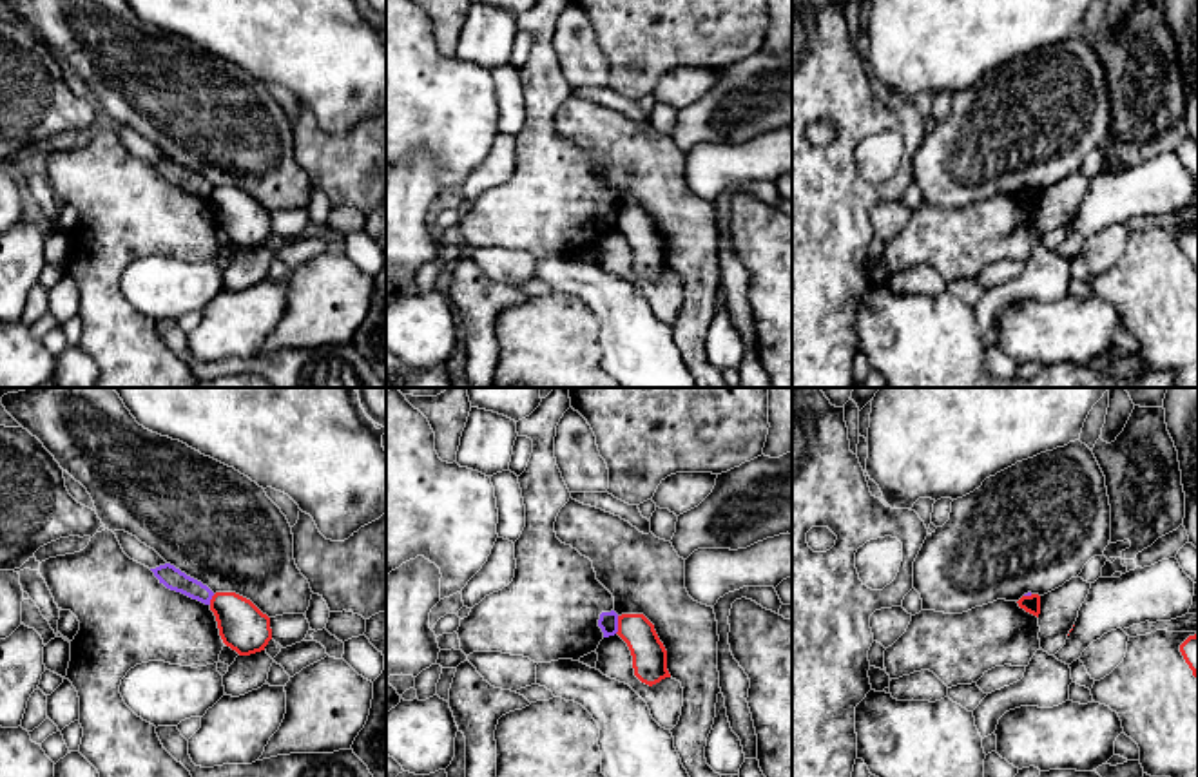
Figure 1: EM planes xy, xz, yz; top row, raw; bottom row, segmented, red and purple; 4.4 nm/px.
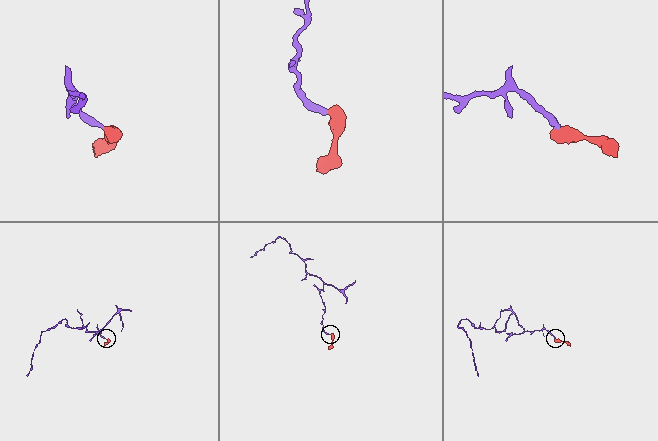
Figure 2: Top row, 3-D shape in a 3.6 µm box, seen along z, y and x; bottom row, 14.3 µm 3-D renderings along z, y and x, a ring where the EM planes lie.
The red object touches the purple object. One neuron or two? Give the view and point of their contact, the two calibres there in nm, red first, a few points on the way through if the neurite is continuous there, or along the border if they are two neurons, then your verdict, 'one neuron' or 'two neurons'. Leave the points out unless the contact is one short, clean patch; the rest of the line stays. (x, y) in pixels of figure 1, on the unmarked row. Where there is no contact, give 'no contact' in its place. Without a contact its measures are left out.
meets red in xz at (618, 220); 160 nm thick on the red side, 90 nm on the other; border along xz (618, 211), (618, 223), (615, 227); two neurons

